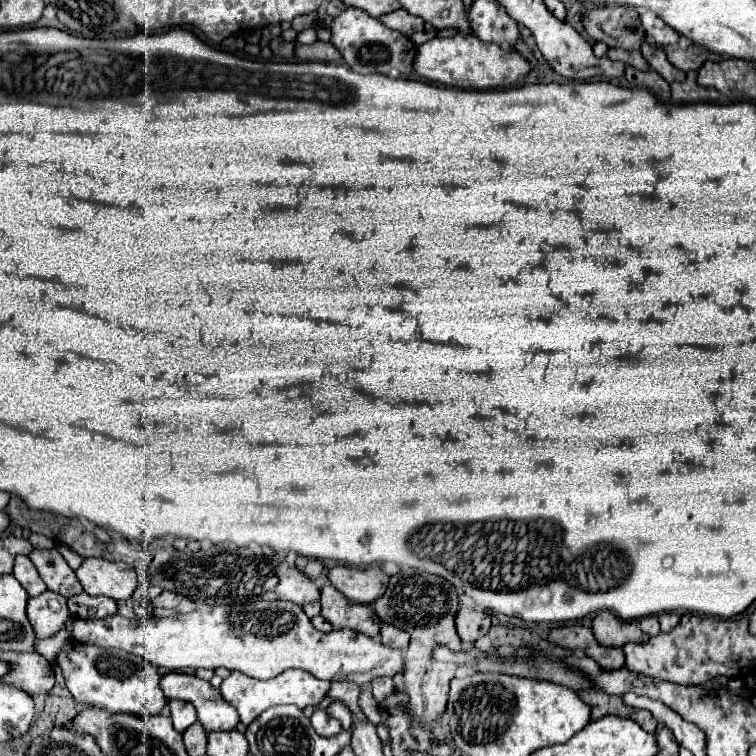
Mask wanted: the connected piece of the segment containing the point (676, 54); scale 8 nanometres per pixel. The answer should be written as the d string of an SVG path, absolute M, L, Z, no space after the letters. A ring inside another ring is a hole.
M687 45L687 47L669 47L667 49L667 57L669 57L669 61L677 67L677 69L681 69L681 71L695 71L695 69L699 69L705 61L707 61L707 55L709 55L709 51L705 49L705 47L701 47L701 45Z

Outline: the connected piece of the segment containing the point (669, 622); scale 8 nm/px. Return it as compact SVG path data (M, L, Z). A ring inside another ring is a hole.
M661 613L659 615L659 623L661 623L661 631L667 633L679 623L679 613Z

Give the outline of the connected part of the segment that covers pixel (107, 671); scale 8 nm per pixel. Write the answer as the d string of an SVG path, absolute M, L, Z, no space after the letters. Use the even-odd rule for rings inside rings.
M71 641L59 653L57 663L63 669L71 695L81 703L99 705L111 713L131 713L139 717L157 715L167 703L159 687L161 677L157 669L145 659L139 659L137 655L131 655L127 651L91 647L87 643Z

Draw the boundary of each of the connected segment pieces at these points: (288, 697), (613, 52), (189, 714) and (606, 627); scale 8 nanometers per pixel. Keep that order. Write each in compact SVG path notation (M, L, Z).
M299 669L283 671L283 675L277 675L275 679L269 679L269 681L259 681L259 679L253 679L249 675L243 675L241 671L231 671L231 675L227 679L223 679L219 691L223 693L223 699L239 711L241 723L249 725L265 709L275 707L275 705L295 703L299 709L303 709L307 705L317 705L327 695L329 683L323 679L315 679L313 675L307 675L307 671L299 671Z
M609 49L609 59L617 59L617 61L623 61L625 65L631 65L639 71L649 71L649 65L647 61L643 59L641 51L619 51L619 49Z
M169 701L169 707L171 707L171 721L173 721L173 727L183 733L189 725L193 725L197 721L197 713L195 713L195 707L191 703L185 703L185 701Z
M601 611L591 623L595 639L605 647L623 647L625 643L645 643L649 636L639 629L637 623L619 623L619 619L609 613Z

